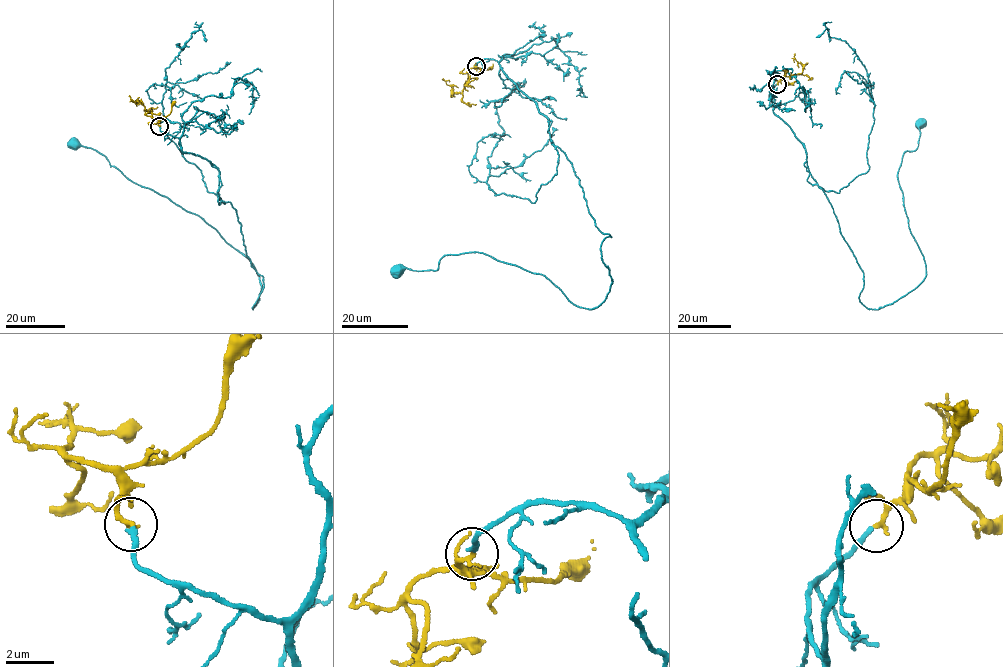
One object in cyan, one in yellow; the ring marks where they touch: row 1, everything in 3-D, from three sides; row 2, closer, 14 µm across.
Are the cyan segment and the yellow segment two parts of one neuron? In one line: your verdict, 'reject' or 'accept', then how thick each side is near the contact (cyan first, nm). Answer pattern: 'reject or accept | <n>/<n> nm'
accept | 200/240 nm

